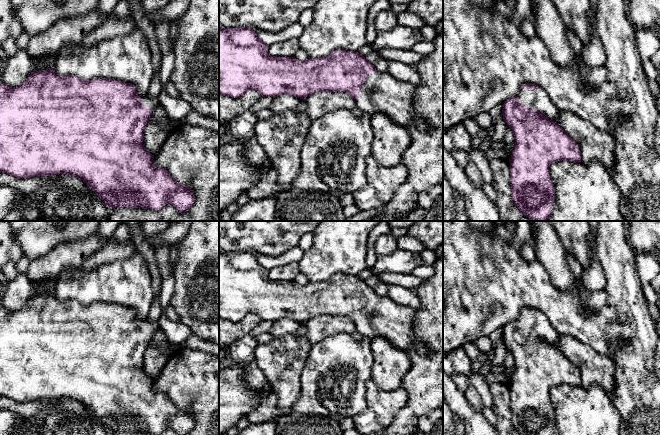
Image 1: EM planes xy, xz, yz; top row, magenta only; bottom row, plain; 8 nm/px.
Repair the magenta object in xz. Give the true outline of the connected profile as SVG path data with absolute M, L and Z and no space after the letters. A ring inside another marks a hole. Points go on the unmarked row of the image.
M219 251L219 317L223 320L238 322L249 315L256 315L263 321L278 321L291 318L304 324L317 316L345 316L350 318L357 327L357 334L371 339L385 337L391 344L408 352L411 349L419 354L427 355L429 350L424 344L414 338L415 310L400 305L387 296L377 295L365 281L358 276L335 274L329 280L301 285L295 281L277 281L268 277L268 270L253 255L251 251L223 252Z

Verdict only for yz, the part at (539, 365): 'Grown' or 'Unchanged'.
Grown

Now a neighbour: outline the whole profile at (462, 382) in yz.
M455 374L451 376L456 387L462 392L465 393L470 386L470 379L466 375Z

